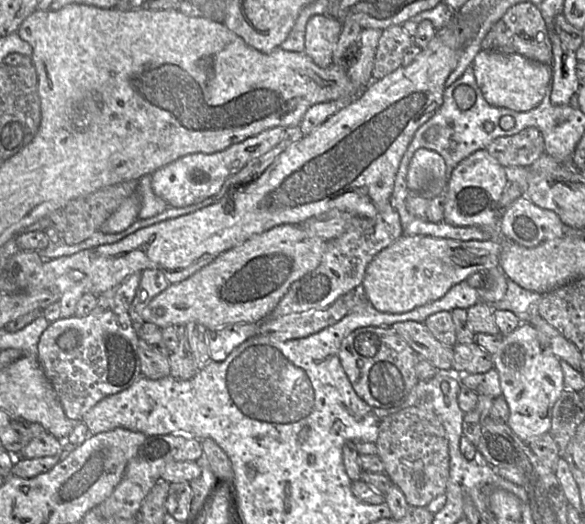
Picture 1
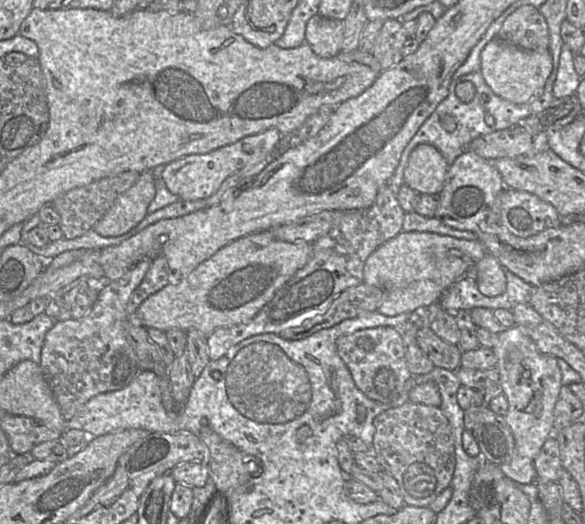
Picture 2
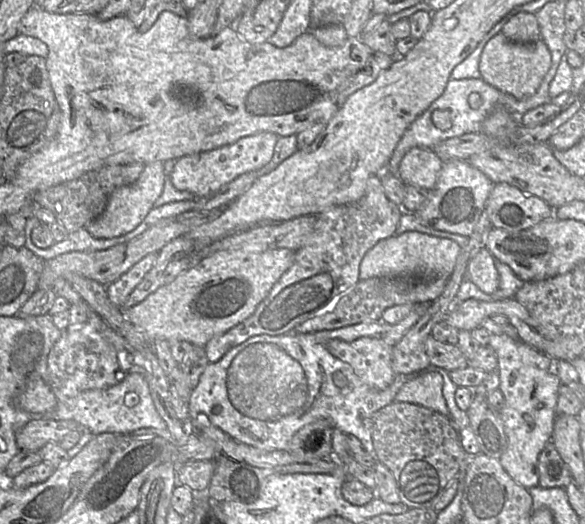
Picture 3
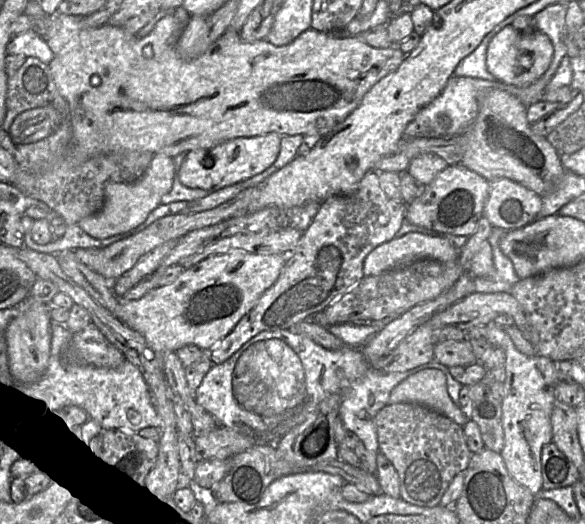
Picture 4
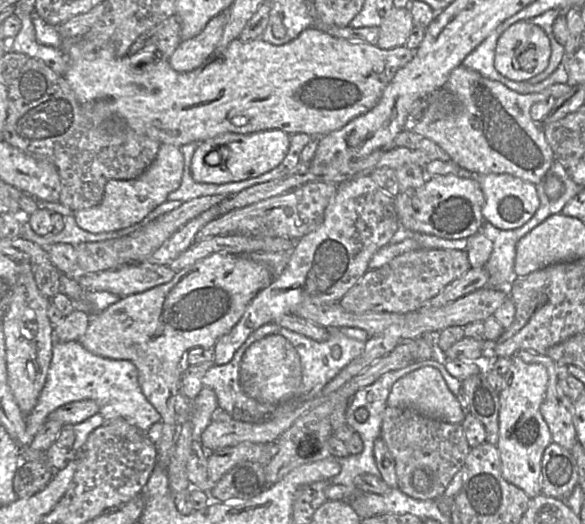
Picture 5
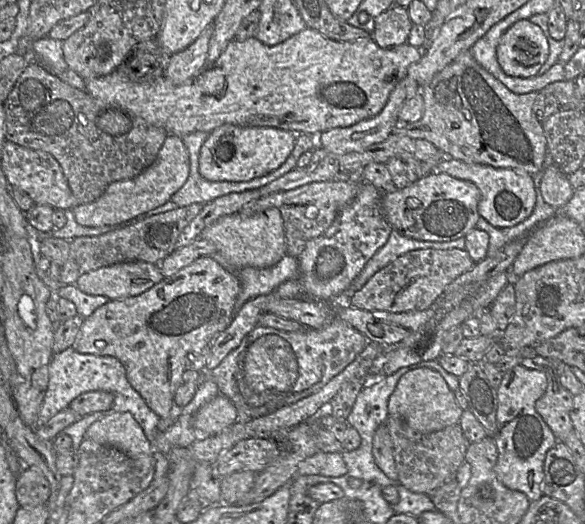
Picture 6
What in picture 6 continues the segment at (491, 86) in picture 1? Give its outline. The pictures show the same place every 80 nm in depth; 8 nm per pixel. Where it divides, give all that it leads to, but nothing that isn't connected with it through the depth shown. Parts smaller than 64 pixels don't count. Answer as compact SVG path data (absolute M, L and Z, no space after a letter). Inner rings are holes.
M521 19L501 36L497 60L507 75L527 78L538 74L549 52L549 42L543 30L529 19Z

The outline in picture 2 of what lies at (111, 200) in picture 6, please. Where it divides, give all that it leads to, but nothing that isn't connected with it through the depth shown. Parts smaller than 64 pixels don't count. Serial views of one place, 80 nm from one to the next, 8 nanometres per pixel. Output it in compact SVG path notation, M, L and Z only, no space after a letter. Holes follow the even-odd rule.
M144 171L131 188L117 197L93 230L103 237L116 237L129 232L147 215L155 192L152 171Z

